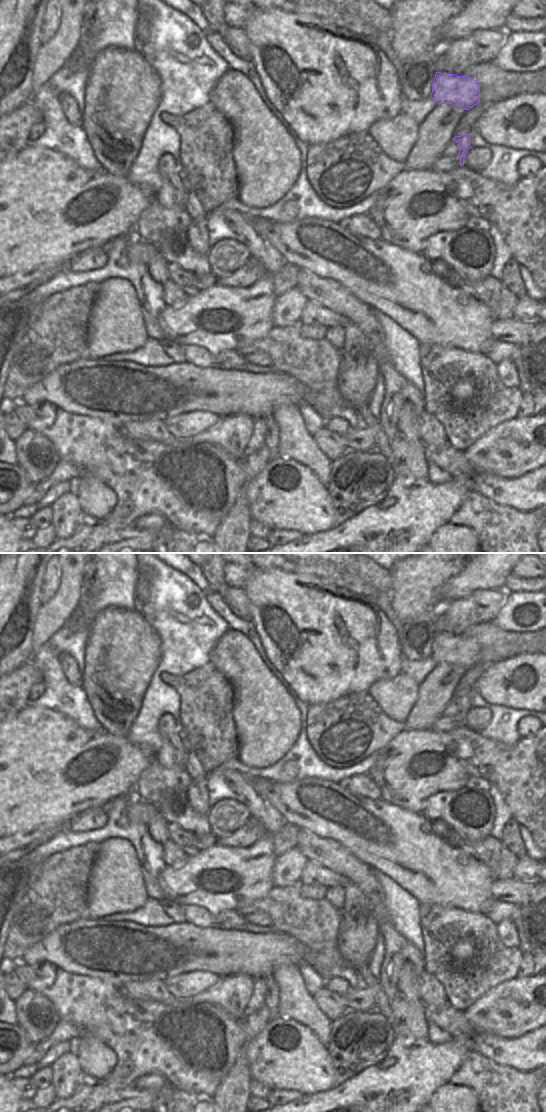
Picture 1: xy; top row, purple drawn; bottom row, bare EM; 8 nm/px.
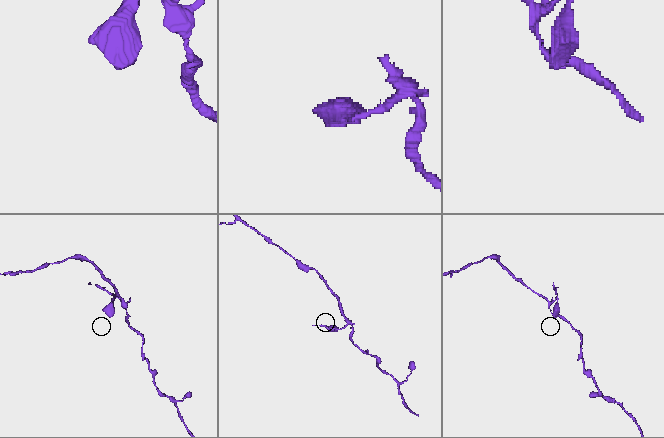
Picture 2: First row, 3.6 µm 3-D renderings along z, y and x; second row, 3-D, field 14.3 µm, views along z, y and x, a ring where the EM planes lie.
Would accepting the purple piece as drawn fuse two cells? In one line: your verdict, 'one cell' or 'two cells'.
two cells

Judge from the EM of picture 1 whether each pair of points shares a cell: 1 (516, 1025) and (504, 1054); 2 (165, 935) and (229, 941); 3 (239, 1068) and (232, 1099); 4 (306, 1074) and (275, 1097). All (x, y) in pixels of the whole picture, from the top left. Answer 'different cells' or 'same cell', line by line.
1: different cells
2: same cell
3: same cell
4: different cells

